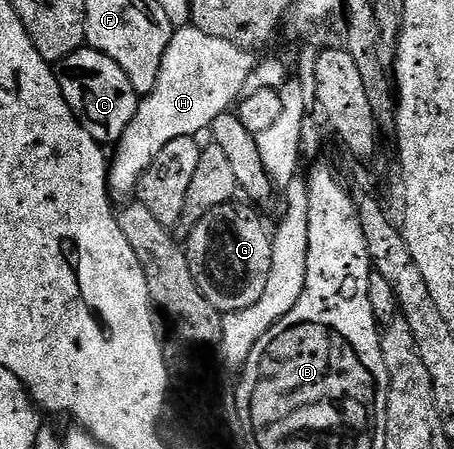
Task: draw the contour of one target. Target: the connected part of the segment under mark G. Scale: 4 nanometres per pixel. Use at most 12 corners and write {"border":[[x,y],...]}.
{"border":[[255,205],[208,210],[190,272],[221,315],[258,304],[272,234]]}

